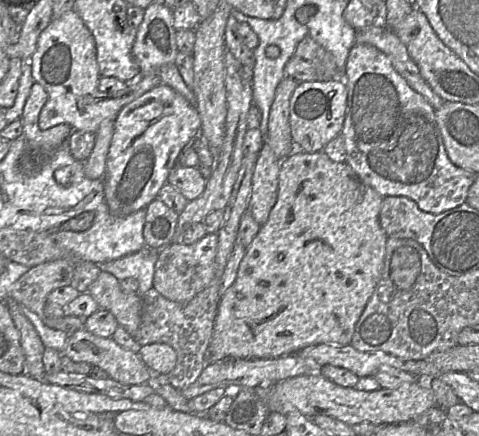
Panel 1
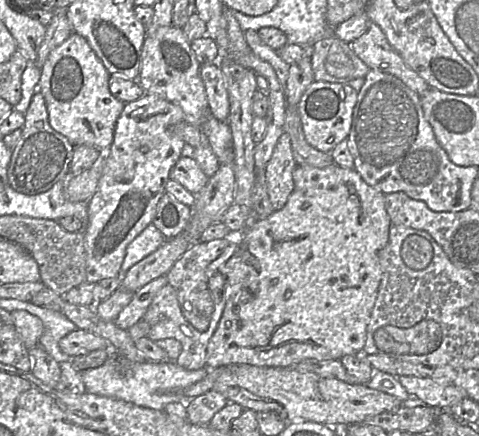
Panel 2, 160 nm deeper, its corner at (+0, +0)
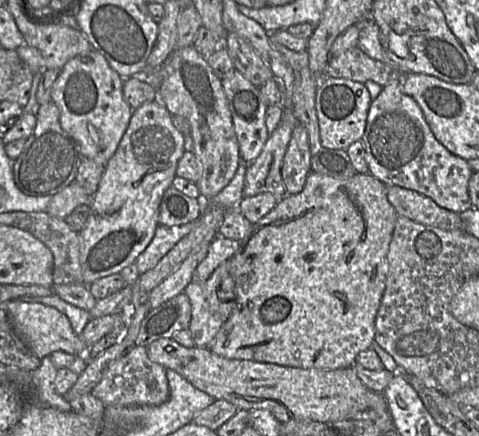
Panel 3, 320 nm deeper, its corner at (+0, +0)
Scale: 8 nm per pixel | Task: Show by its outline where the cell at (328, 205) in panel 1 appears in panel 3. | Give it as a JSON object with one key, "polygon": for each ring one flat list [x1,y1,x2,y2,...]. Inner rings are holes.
{"polygon":[[311,171,307,176,303,190,295,195,288,195,286,193,283,199,278,200,277,205,270,212,268,212,265,216,263,216,257,223,253,224,247,237,240,243,238,251,230,259,230,269,226,274,224,274,224,277,230,275,234,279,236,307,234,308,230,317,222,325,219,332,215,336,213,342,209,346,210,351,225,359,238,359,238,360,250,360,255,362,274,363,281,366,296,367,302,369,315,368,315,369,323,369,323,370,335,370,340,368,352,367,355,364,357,354,361,351,365,351,371,348,371,345,374,342,375,320,386,287,386,280,387,280,387,274,389,269,389,265,387,261,387,253,389,249,389,244,392,239,397,216,398,214,396,210,387,199,387,186,378,178,371,175,370,173,368,174,357,173,351,178,337,179,327,176,325,174,320,174]]}

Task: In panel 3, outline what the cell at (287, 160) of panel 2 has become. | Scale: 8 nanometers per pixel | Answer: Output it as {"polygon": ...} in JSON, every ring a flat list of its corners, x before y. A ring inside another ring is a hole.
{"polygon":[[302,125,293,129,290,142,281,165,281,175,288,195,300,193,311,172,309,135]]}

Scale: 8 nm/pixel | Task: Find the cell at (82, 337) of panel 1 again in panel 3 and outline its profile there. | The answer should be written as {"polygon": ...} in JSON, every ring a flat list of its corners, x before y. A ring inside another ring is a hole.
{"polygon":[[19,300,9,301,1,307,7,311,21,340,40,360,55,351,62,351,75,356,86,355,86,345,82,337,75,334,68,317,57,309,40,303,27,303]]}

